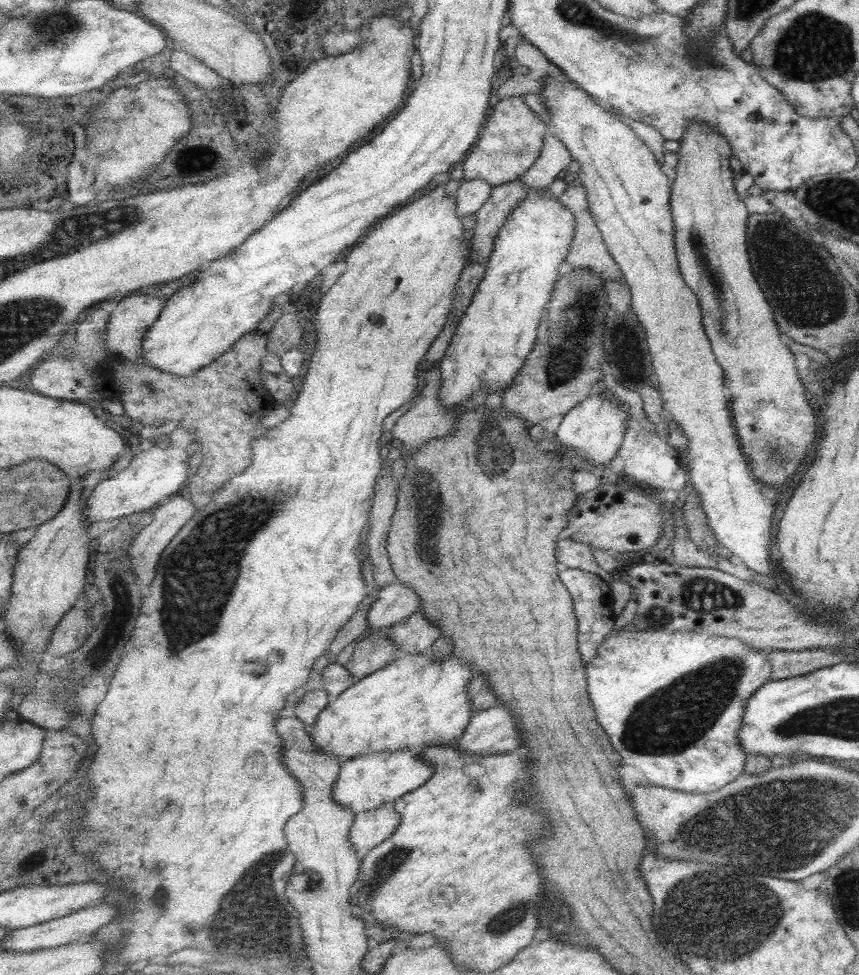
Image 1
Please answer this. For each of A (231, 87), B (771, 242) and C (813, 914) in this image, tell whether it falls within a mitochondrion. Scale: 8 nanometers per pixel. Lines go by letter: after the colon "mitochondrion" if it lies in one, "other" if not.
A: other
B: mitochondrion
C: other

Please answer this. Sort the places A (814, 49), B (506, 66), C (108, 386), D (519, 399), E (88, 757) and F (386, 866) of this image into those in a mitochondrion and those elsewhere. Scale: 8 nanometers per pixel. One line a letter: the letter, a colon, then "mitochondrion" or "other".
A: mitochondrion
B: other
C: other
D: other
E: other
F: mitochondrion

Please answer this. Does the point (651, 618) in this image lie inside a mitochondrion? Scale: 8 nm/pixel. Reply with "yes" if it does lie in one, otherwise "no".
no

